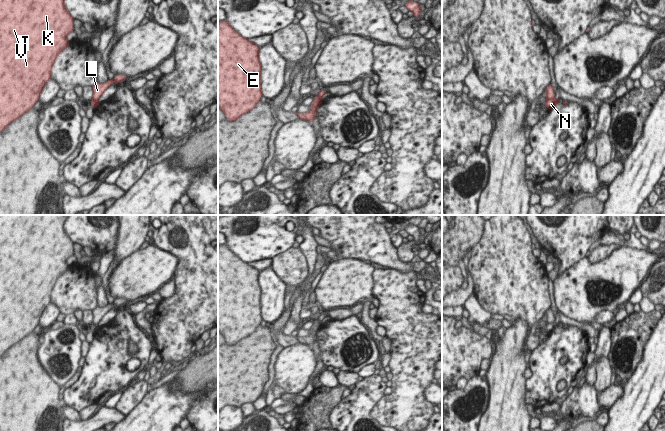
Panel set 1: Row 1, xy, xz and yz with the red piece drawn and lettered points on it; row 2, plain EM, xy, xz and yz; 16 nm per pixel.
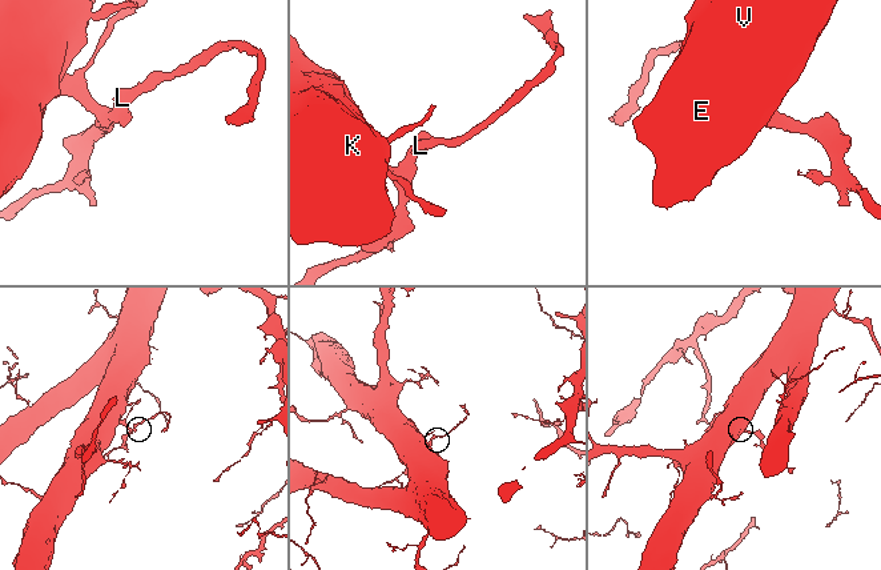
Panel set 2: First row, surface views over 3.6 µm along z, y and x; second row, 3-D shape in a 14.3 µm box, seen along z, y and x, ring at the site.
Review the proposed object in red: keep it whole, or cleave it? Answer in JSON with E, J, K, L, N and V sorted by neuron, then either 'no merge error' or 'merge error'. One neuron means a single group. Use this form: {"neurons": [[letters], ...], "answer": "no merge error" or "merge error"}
{"neurons": [["E", "J", "K", "N", "V"], ["L"]], "answer": "merge error"}

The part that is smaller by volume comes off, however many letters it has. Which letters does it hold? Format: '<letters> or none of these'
L

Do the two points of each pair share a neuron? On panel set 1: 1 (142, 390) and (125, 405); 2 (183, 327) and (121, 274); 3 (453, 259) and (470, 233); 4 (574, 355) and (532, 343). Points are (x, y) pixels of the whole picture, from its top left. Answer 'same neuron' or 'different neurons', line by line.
1: same neuron
2: different neurons
3: same neuron
4: different neurons

